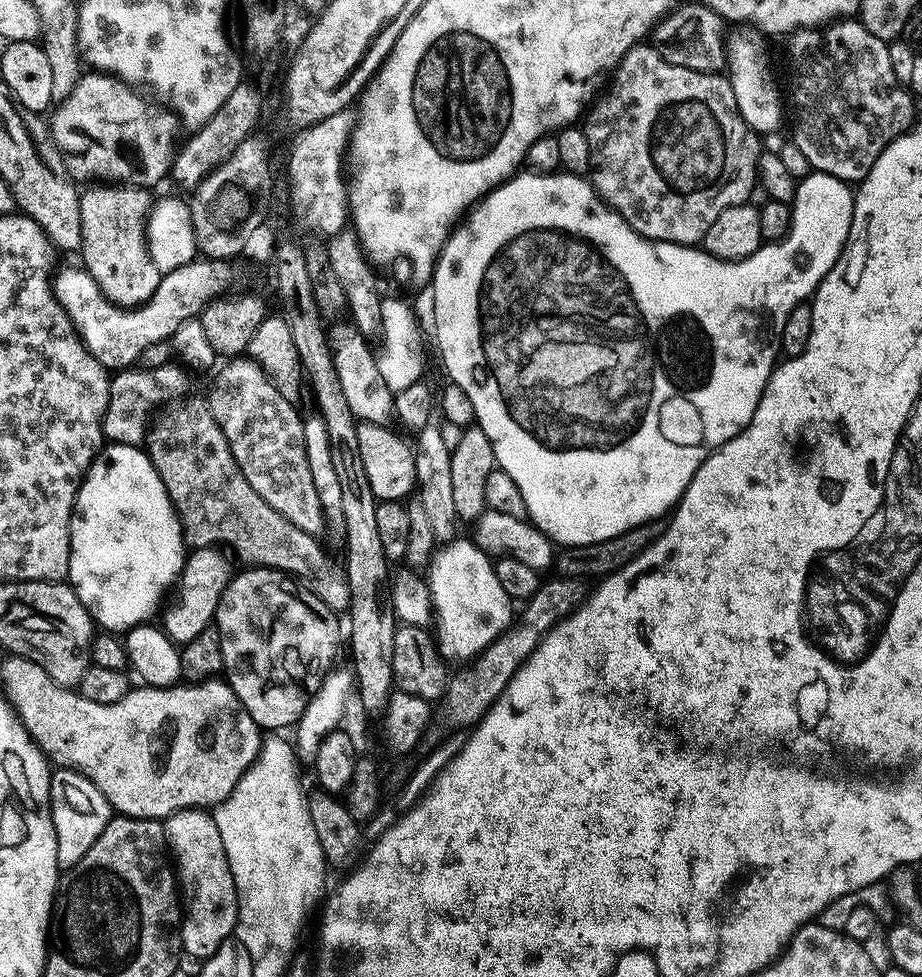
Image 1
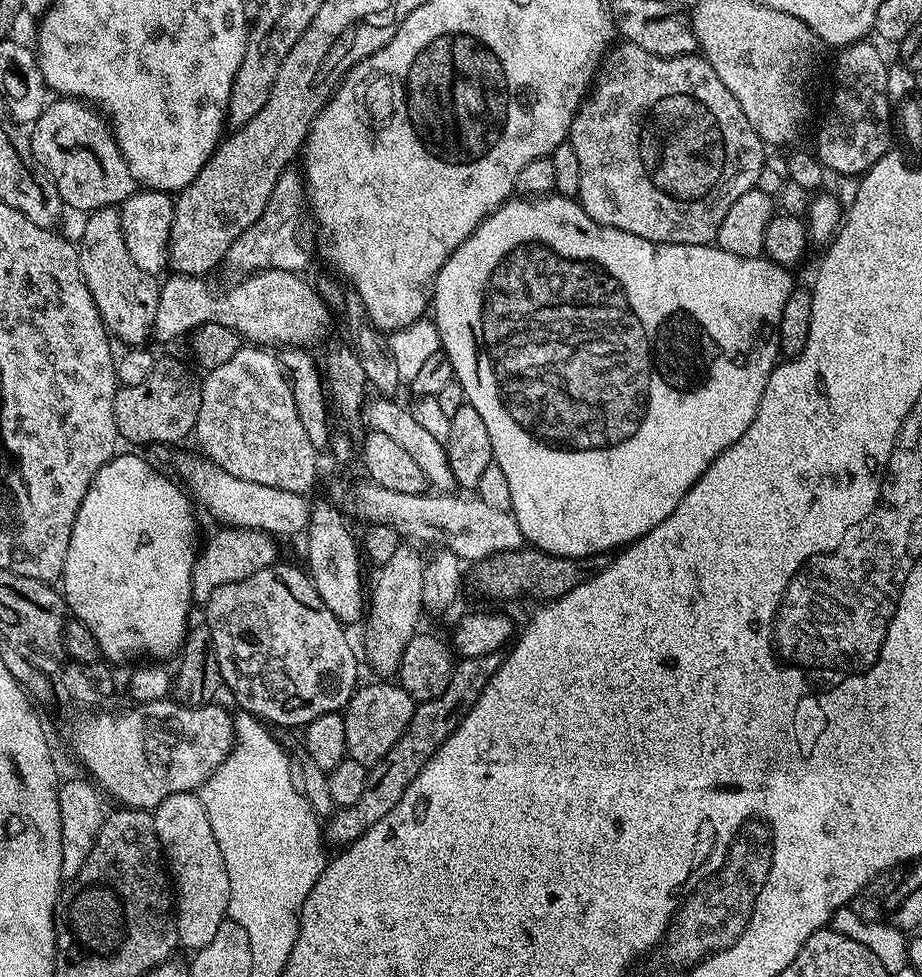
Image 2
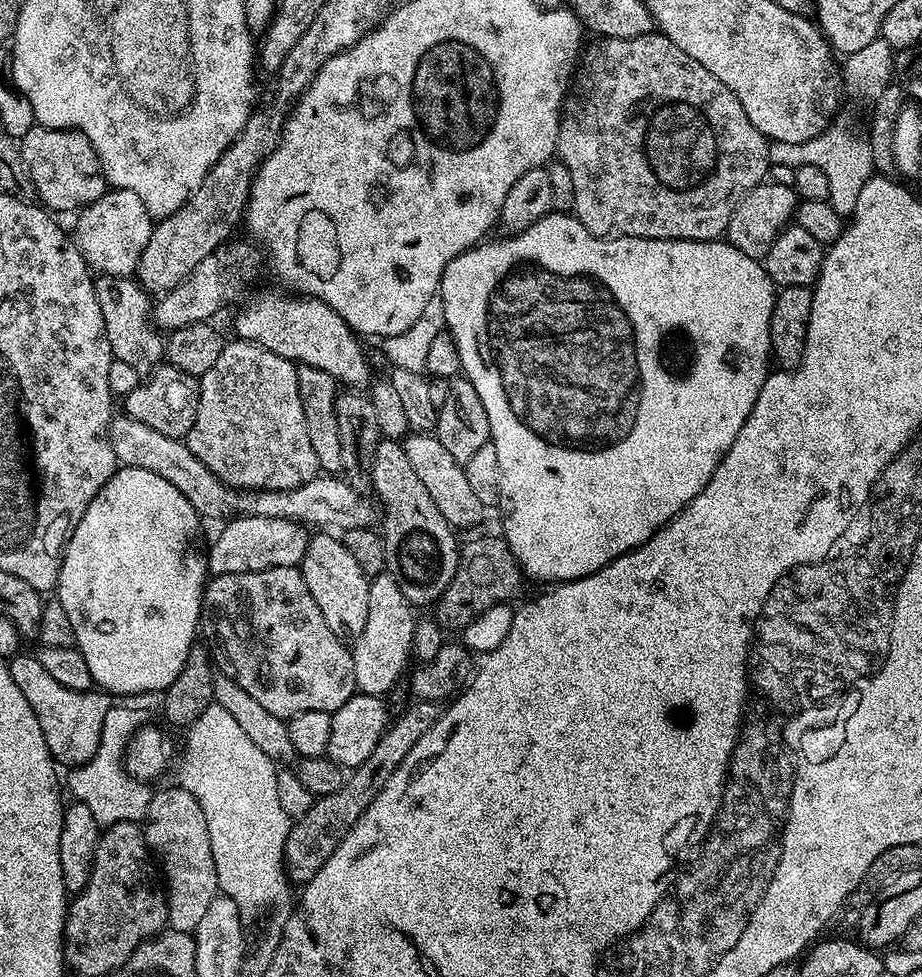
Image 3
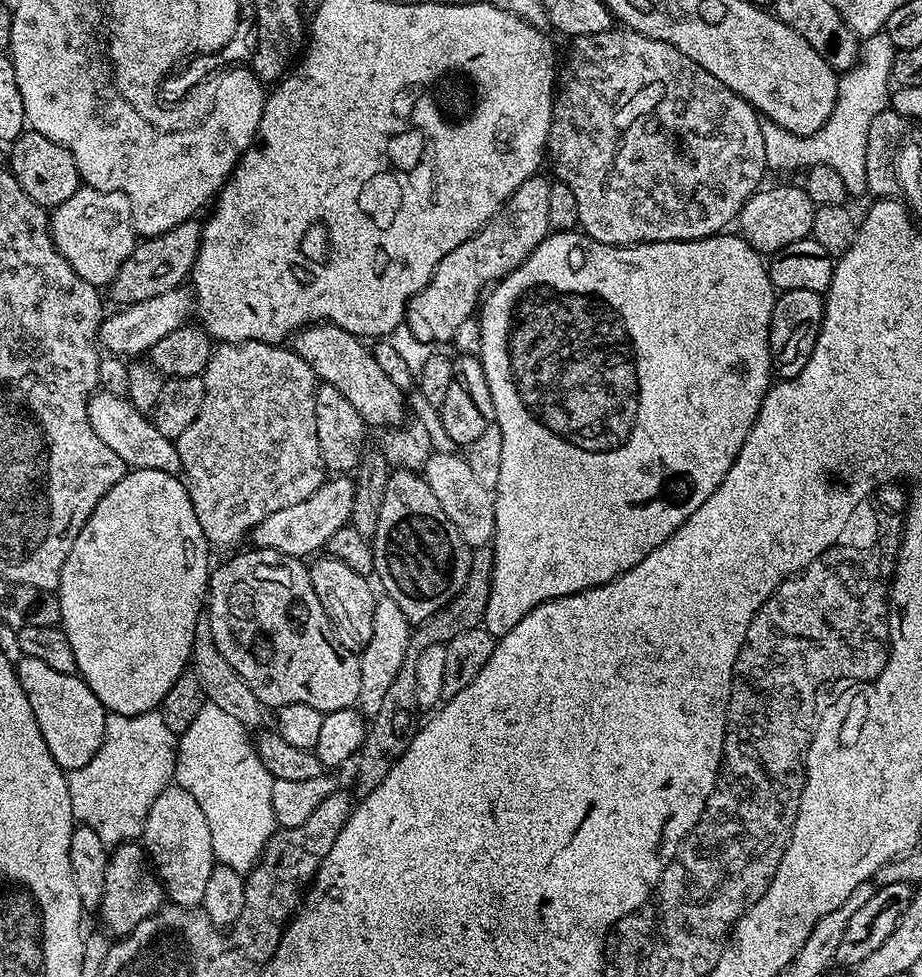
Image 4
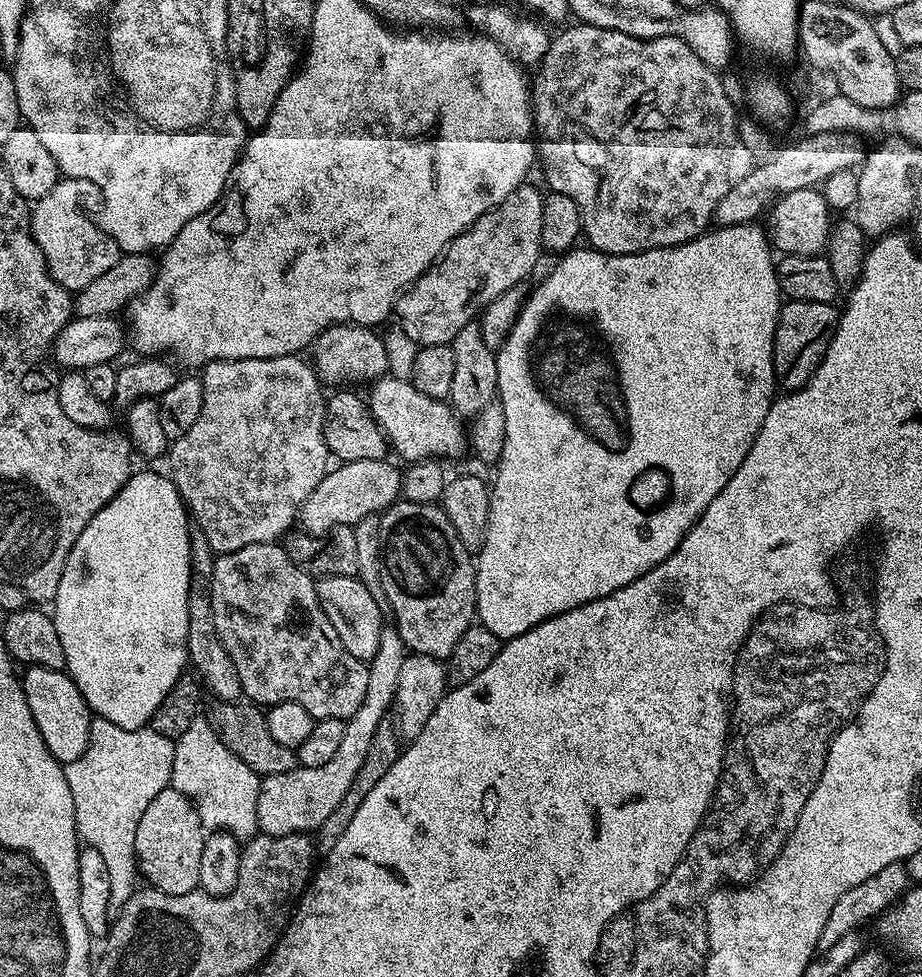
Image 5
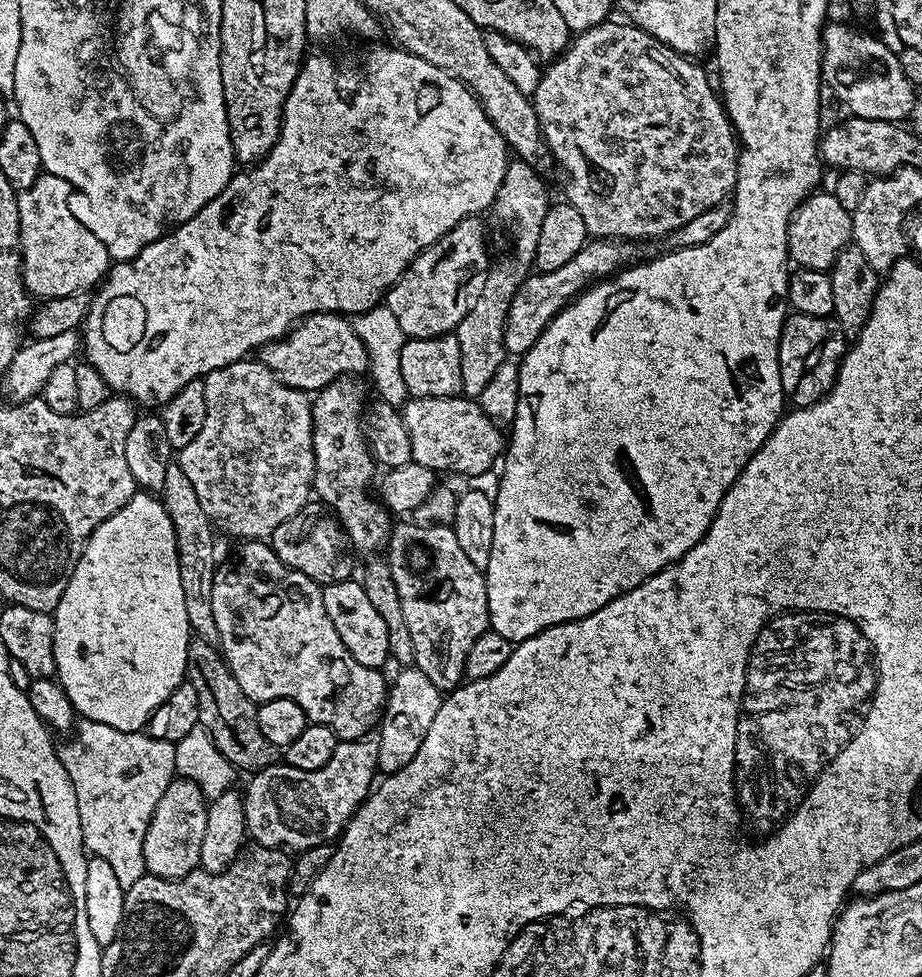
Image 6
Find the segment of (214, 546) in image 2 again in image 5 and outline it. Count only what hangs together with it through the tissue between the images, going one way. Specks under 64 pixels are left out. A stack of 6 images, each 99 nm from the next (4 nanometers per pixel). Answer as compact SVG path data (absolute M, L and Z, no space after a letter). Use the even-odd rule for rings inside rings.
M391 459L359 460L358 462L344 462L333 467L318 482L314 494L300 508L298 524L303 531L312 532L316 536L323 536L331 528L339 524L355 526L362 518L373 514L383 514L401 499L402 472L391 464Z

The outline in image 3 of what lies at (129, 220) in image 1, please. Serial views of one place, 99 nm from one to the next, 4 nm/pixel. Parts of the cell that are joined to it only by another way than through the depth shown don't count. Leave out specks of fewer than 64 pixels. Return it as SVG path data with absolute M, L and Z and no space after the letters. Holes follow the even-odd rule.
M100 274L95 277L95 282L98 306L102 306L102 322L106 326L106 338L110 342L113 357L128 363L129 366L134 366L134 370L141 374L151 372L166 356L165 337L158 331L152 318L153 297L132 276L106 276Z

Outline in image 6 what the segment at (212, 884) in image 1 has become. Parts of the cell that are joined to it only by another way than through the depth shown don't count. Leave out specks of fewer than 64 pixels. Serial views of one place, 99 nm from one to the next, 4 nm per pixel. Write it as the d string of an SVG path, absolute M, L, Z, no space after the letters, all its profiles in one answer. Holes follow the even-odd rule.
M174 778L170 786L166 786L166 794L162 794L158 806L154 806L144 839L144 871L147 875L177 880L200 868L208 806L209 801L189 780Z

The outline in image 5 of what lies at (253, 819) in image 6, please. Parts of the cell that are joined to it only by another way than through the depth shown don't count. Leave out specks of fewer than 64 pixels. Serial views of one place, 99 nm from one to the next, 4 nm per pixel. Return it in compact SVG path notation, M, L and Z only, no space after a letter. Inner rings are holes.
M386 626L382 630L382 638L378 642L378 654L374 654L374 658L367 661L366 664L368 681L366 682L364 701L362 706L358 706L358 710L345 723L342 742L335 752L334 758L330 758L330 762L326 762L326 766L318 766L317 768L298 766L286 774L274 774L261 779L258 790L258 822L260 823L259 831L263 835L285 836L295 832L315 833L322 826L322 822L326 822L326 818L330 818L330 813L338 807L338 802L342 802L342 798L346 798L346 790L350 790L350 782L354 782L358 770L362 770L362 762L366 762L366 750L370 750L370 742L374 739L378 724L393 711L396 691L398 690L398 674L402 670L405 655L406 649L399 632L396 631L395 627Z

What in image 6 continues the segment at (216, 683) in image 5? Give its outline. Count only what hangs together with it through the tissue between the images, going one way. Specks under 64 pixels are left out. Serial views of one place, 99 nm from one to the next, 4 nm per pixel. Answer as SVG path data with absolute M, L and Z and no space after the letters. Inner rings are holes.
M173 462L166 470L166 482L162 482L159 497L164 501L166 514L174 526L174 538L178 546L178 574L182 577L182 598L186 602L186 618L191 635L207 644L219 645L218 625L214 622L214 574L216 560L216 536L206 510L198 502L198 493L190 478L182 474L179 463Z

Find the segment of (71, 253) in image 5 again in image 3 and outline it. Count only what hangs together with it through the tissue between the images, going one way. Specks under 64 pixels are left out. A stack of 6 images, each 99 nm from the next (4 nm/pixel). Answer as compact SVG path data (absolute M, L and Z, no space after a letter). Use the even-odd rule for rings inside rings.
M112 188L105 191L102 198L98 198L94 203L79 209L76 218L74 239L93 273L106 276L132 276L135 273L138 262L142 258L142 250L146 250L146 244L150 242L154 218L146 210L146 206L142 204L142 198L138 198L138 194L134 194L134 190Z

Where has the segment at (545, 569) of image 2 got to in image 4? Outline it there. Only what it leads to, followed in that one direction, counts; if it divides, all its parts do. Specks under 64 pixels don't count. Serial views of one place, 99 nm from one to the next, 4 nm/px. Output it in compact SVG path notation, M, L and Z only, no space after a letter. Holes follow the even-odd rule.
M491 547L472 549L472 561L470 562L470 574L466 578L466 586L458 590L458 594L445 608L435 612L426 620L419 621L413 627L412 637L406 646L406 658L402 658L402 670L394 677L394 682L386 689L386 695L378 714L370 717L368 733L362 742L360 751L355 757L356 768L356 792L357 797L369 796L379 784L384 781L386 774L392 766L406 754L410 742L418 731L416 724L416 712L421 711L418 702L418 678L416 667L418 657L426 646L441 643L442 638L451 638L463 634L465 630L474 630L483 625L486 614L486 602L490 598L492 589L492 550Z

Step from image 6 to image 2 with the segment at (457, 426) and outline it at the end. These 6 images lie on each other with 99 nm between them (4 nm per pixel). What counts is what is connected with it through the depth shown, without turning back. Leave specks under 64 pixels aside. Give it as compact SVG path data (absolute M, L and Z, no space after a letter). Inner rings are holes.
M262 270L261 272L254 272L245 275L237 284L232 284L229 288L224 288L219 292L216 288L208 288L208 280L198 277L198 276L182 276L179 274L169 275L169 280L163 281L160 290L160 301L158 302L158 314L156 315L156 322L154 325L154 336L155 339L160 340L176 340L179 336L187 337L189 334L196 331L197 328L201 328L204 324L217 324L218 326L226 326L230 330L234 330L240 335L241 341L247 342L252 346L273 346L272 344L280 344L279 346L295 346L298 348L308 348L312 346L315 340L324 340L328 336L328 327L332 324L332 316L328 313L328 308L324 305L323 300L320 298L319 294L311 288L303 279L303 275L287 272L286 270Z

